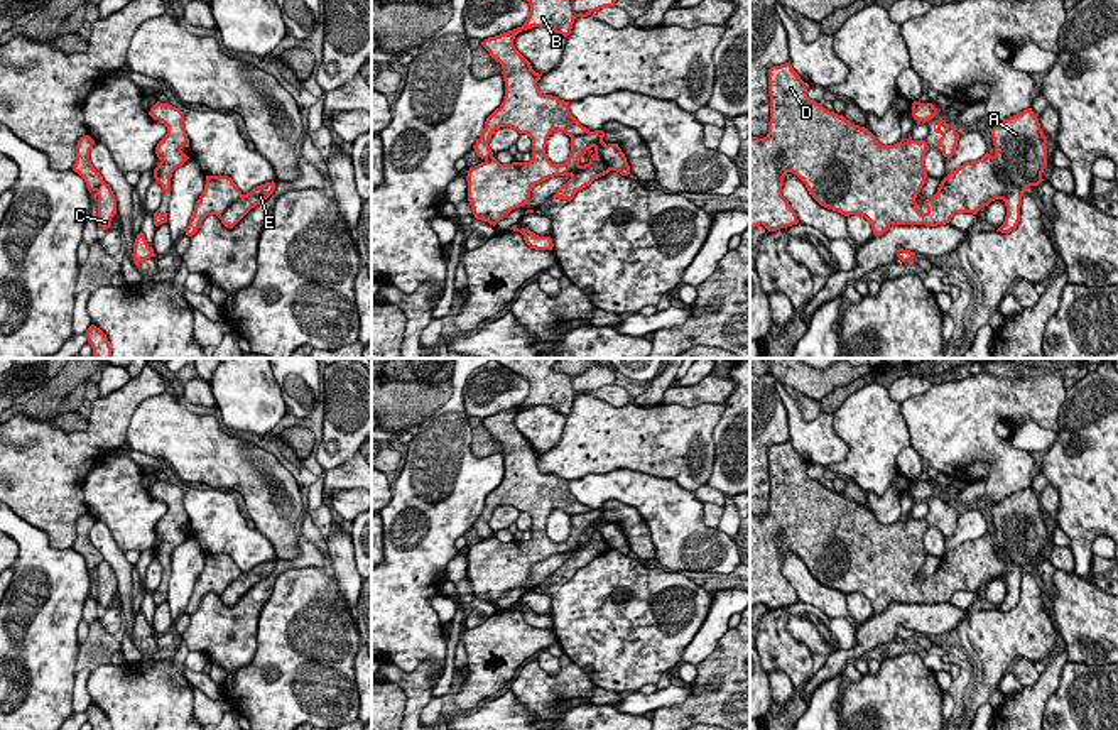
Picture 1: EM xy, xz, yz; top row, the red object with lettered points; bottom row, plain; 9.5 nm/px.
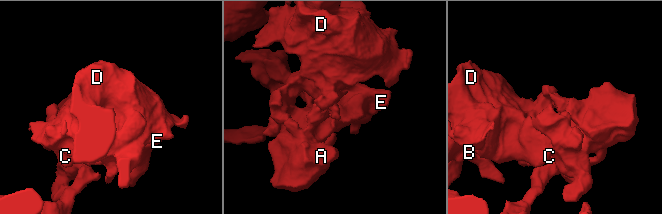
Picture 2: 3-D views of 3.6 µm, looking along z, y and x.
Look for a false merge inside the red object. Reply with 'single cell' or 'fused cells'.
single cell

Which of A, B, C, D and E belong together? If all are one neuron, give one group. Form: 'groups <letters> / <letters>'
groups A B C D E

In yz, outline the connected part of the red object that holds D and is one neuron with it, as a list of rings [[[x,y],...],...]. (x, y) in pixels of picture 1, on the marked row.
[[[790,61],[768,69],[768,96],[770,96],[770,122],[768,133],[763,139],[750,135],[750,230],[763,225],[768,232],[777,232],[797,225],[797,215],[782,196],[784,177],[792,172],[807,188],[809,194],[824,208],[838,211],[844,216],[861,215],[873,230],[875,237],[883,235],[892,225],[946,225],[956,213],[976,215],[983,206],[995,199],[1003,199],[1007,216],[996,230],[1010,233],[1020,221],[1022,196],[1027,188],[1039,186],[1042,172],[1047,167],[1047,137],[1044,135],[1037,115],[1027,108],[991,128],[995,154],[985,154],[978,161],[964,162],[956,171],[949,172],[939,184],[937,193],[924,201],[925,213],[917,210],[915,198],[920,193],[927,172],[924,155],[929,150],[925,140],[909,139],[902,144],[882,145],[876,137],[865,127],[855,125],[843,115],[829,112],[807,96],[809,84],[794,71]]]

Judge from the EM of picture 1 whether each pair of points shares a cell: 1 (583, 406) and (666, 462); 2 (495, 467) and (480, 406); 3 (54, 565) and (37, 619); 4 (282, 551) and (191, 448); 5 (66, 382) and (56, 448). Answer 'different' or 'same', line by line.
1: same
2: different
3: same
4: same
5: different

